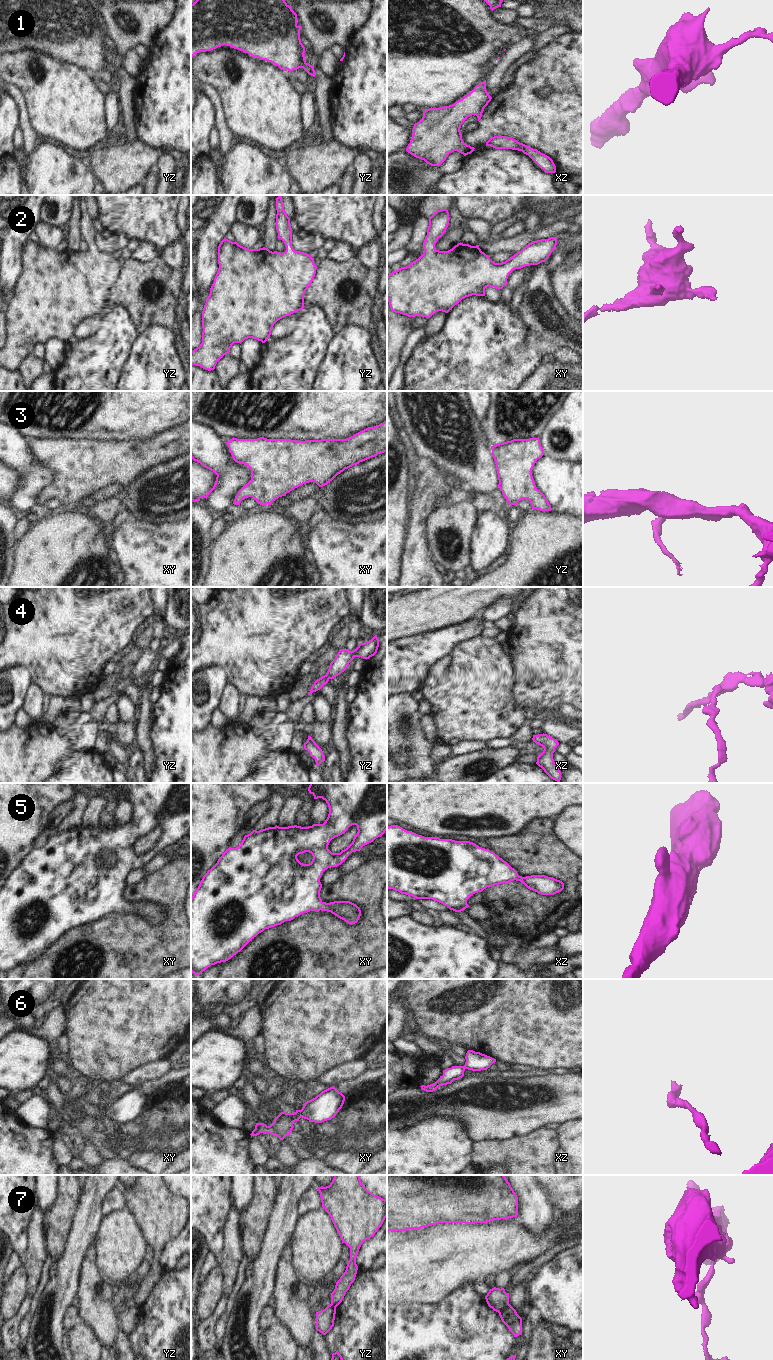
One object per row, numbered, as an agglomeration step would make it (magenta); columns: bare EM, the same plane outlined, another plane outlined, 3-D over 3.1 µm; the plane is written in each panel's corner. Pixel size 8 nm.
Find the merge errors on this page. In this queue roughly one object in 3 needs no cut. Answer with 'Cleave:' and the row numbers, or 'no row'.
Cleave: 7

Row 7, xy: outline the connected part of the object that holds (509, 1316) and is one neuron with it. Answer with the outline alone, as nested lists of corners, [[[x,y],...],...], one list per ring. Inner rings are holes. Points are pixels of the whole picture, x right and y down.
[[[510,1304],[499,1312],[499,1316],[514,1337],[522,1334],[522,1318]]]

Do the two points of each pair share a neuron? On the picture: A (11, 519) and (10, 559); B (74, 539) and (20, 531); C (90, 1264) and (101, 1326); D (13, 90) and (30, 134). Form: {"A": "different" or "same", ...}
{"A": "same", "B": "different", "C": "same", "D": "same"}

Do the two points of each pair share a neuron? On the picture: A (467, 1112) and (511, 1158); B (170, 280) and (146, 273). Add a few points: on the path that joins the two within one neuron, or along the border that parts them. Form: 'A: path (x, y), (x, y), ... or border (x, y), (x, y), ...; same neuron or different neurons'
A: border (517, 1135), (509, 1139), (484, 1139), (476, 1142); different neurons
B: path (164, 280), (152, 275); same neuron

